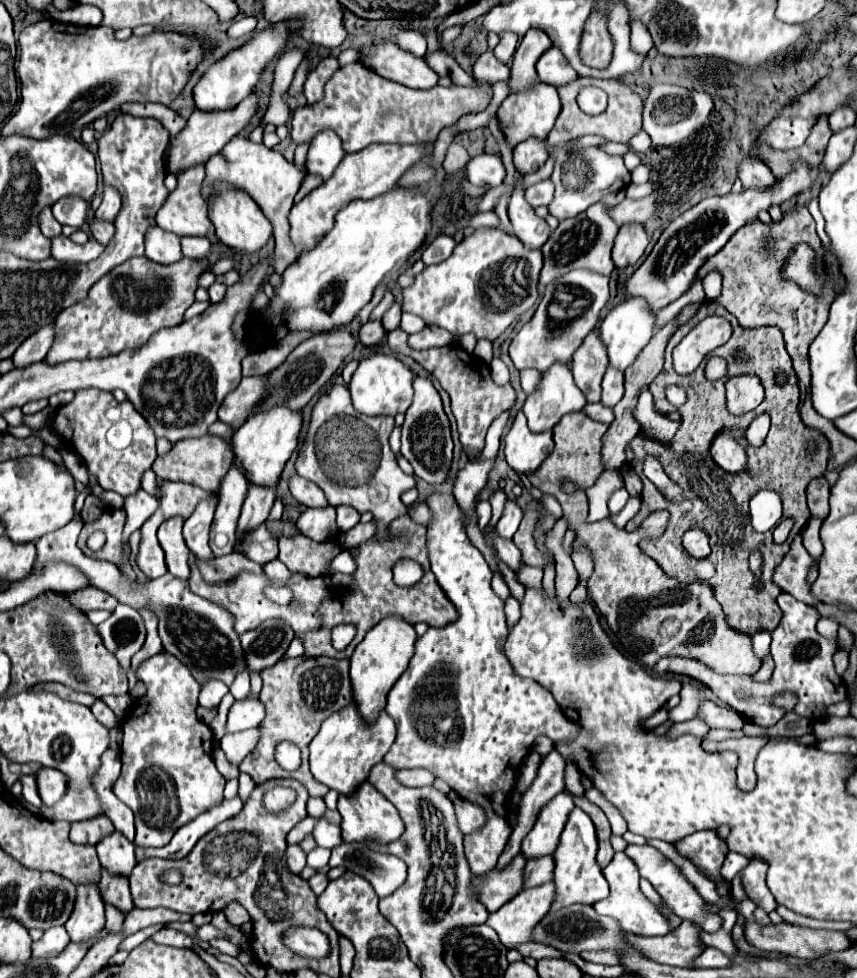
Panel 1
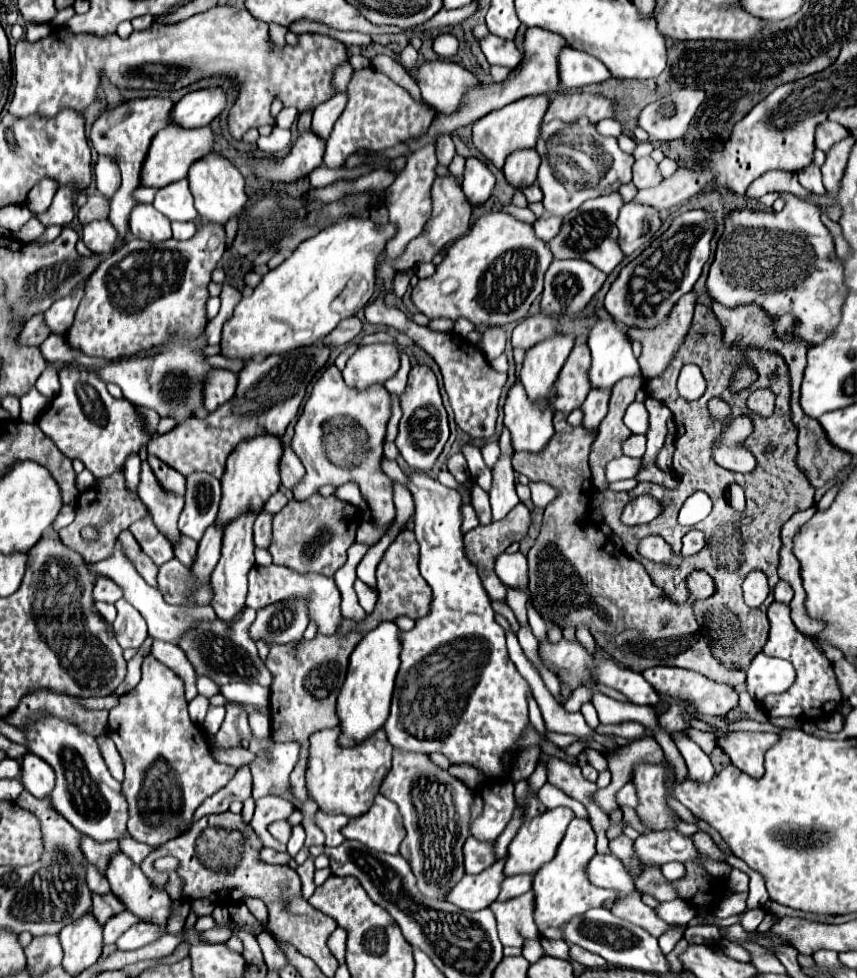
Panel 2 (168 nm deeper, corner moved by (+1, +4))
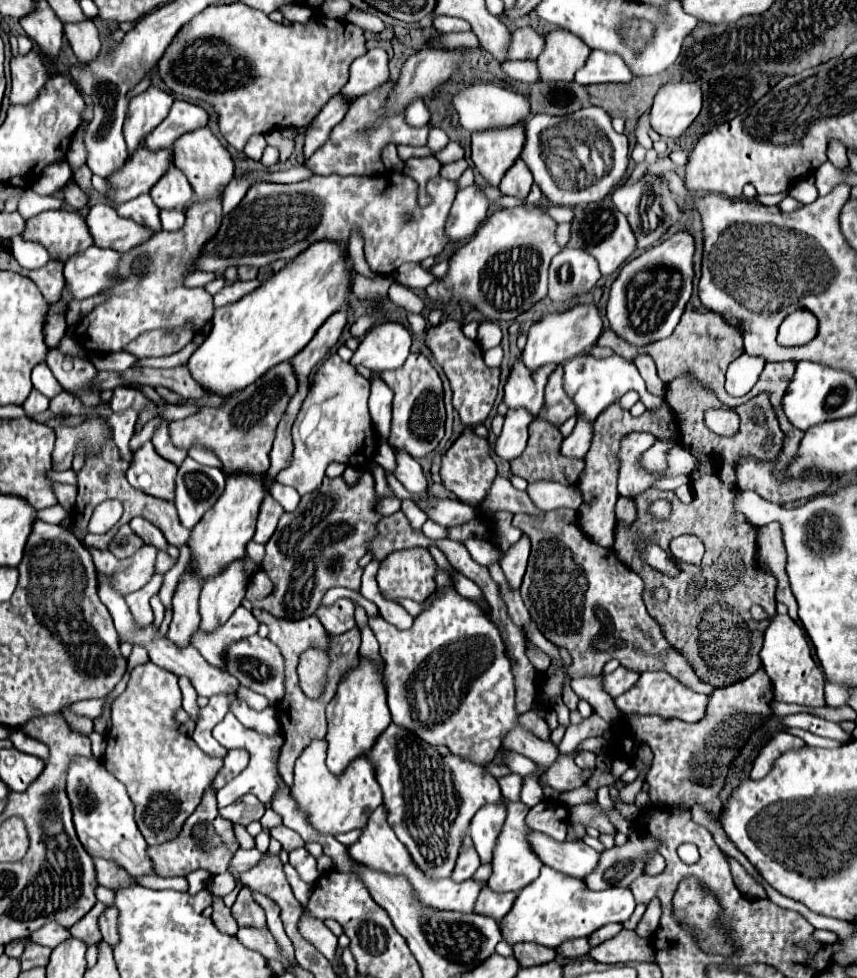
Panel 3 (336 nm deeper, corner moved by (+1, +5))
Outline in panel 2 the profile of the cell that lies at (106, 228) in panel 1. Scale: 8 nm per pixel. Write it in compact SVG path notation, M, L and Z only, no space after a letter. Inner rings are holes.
M90 195L88 203L78 211L78 219L82 225L98 219L108 219L108 215L110 215L110 201L102 195Z

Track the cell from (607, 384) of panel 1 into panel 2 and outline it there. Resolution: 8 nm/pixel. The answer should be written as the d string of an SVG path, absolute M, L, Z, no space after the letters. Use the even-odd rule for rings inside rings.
M590 391L584 405L582 405L582 411L584 411L584 427L586 429L596 429L600 425L600 421L606 417L606 411L608 411L608 399L610 399L610 391Z

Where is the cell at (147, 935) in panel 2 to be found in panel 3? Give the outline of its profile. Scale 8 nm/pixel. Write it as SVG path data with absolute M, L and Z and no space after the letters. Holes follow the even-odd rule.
M114 906L106 908L106 914L102 914L102 918L98 918L98 926L100 926L102 938L104 938L110 946L116 946L116 944L118 944L116 922L118 922L118 910L116 910Z

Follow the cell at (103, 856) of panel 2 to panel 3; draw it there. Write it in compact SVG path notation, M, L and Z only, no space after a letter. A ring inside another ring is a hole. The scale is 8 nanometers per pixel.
M94 858L96 864L96 874L98 874L98 882L100 886L106 886L110 890L118 890L122 886L132 886L136 884L118 864L110 862L110 860L102 860L102 858Z

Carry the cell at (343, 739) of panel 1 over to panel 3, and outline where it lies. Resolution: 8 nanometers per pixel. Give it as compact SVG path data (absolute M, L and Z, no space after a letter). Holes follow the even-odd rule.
M314 740L296 760L294 784L290 786L290 792L298 808L306 812L310 826L314 826L320 834L330 836L366 826L366 814L382 804L382 792L374 778L374 766L368 758L362 756L354 760L342 776L334 776L326 768L326 740Z

